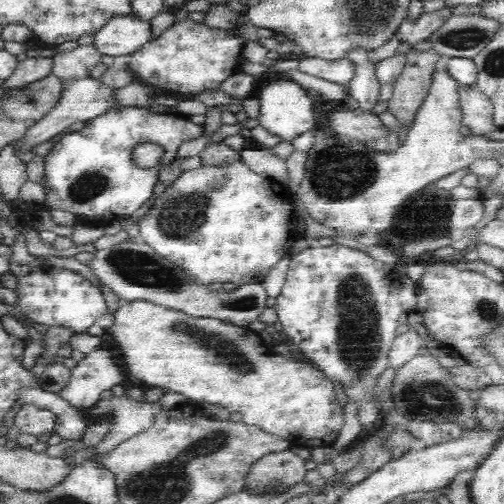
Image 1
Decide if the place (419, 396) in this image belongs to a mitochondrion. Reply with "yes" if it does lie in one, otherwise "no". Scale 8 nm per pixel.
yes

